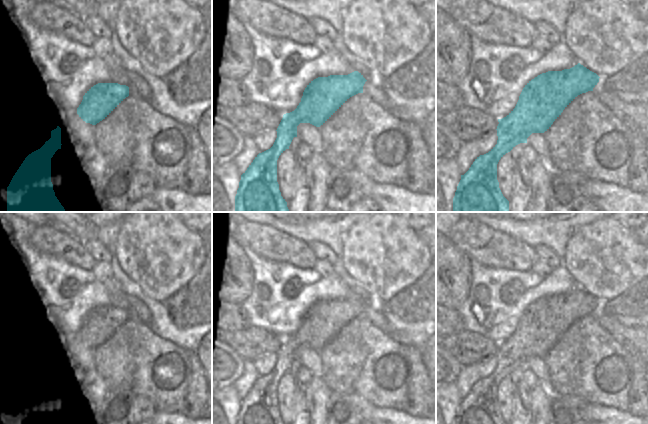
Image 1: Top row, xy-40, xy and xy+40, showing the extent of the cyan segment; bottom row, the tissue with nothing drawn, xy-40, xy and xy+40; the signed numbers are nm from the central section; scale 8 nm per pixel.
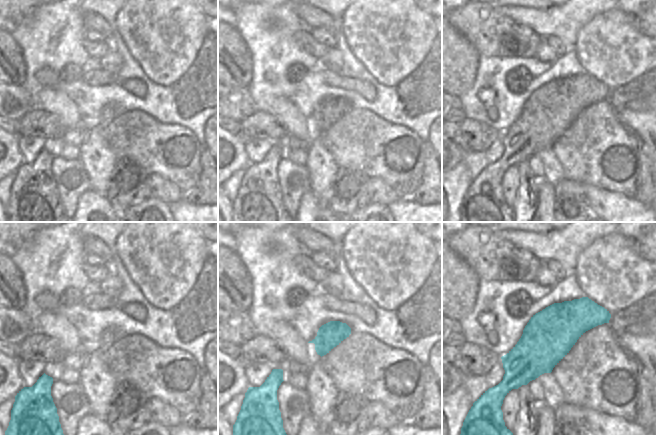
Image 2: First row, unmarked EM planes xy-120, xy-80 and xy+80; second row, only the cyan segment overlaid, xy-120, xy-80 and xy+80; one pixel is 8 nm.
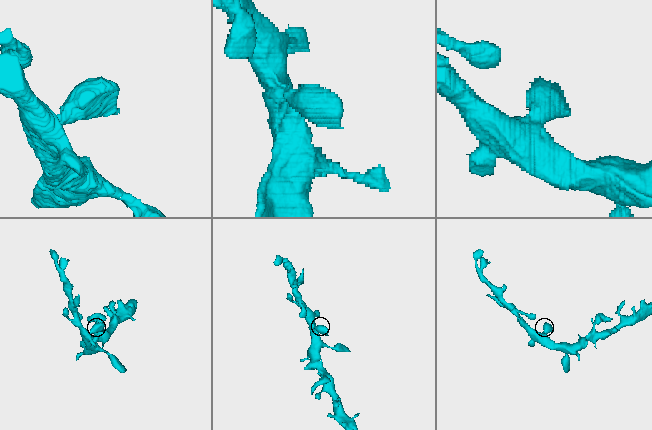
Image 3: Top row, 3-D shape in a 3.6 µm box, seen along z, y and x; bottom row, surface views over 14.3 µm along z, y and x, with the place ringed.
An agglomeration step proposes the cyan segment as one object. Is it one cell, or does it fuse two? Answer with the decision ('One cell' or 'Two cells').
One cell

